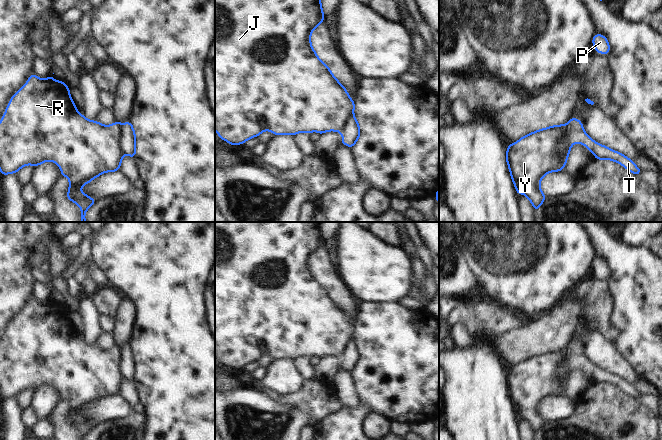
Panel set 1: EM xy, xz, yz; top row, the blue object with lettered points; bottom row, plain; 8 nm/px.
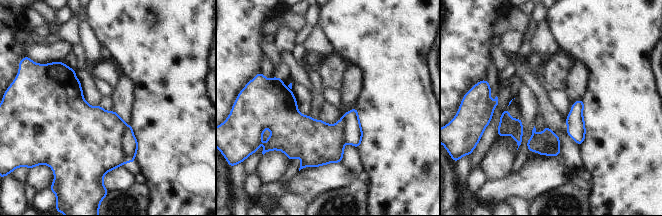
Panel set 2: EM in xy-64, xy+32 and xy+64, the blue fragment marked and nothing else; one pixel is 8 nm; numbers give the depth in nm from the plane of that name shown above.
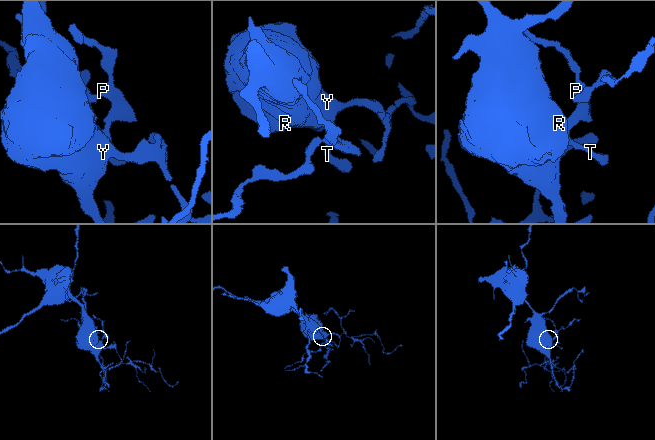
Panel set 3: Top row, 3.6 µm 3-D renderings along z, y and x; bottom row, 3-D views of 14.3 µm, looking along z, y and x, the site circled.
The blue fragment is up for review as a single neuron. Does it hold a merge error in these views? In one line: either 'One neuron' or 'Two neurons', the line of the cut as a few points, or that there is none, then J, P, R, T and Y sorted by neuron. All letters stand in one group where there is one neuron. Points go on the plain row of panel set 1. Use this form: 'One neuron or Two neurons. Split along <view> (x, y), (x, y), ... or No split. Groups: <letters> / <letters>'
Two neurons. Split along xy (121, 348), (121, 373), (124, 377). Groups: J R Y / P T.

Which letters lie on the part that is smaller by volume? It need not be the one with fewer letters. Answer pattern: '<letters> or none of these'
P, T.

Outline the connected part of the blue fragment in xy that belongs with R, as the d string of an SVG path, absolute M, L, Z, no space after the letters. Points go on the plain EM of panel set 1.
M33 296L28 305L11 321L6 335L0 344L0 396L1 398L17 397L26 389L37 391L46 385L53 385L61 393L61 400L69 402L68 424L76 427L81 433L81 440L85 440L87 433L97 424L81 416L81 411L106 396L120 394L124 376L121 372L122 348L118 345L112 349L102 349L97 345L90 345L81 339L69 317L70 312L64 305L56 305L53 298L40 303Z

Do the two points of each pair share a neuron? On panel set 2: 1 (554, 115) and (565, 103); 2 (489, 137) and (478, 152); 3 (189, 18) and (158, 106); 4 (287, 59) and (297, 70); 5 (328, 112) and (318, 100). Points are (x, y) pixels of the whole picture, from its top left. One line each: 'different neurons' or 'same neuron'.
1: different neurons
2: same neuron
3: same neuron
4: same neuron
5: different neurons

